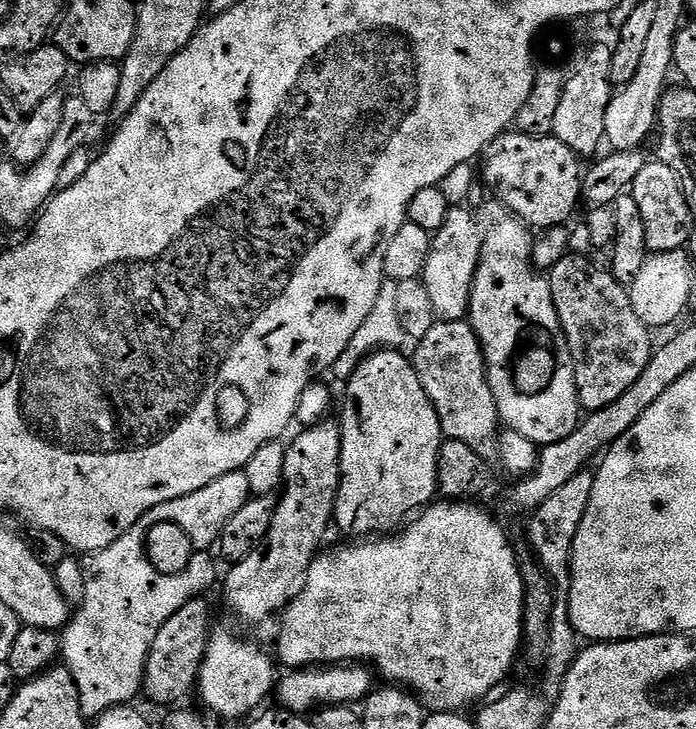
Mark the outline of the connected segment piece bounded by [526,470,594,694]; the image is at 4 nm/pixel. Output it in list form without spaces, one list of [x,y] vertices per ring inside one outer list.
[[[585,470],[574,474],[566,486],[554,490],[542,506],[538,506],[535,512],[531,513],[532,520],[526,525],[528,540],[532,543],[532,551],[536,559],[547,573],[547,577],[555,585],[557,591],[553,602],[552,630],[549,638],[549,648],[546,667],[543,669],[544,684],[552,691],[552,694],[559,693],[560,685],[564,682],[565,674],[571,670],[572,664],[578,655],[578,637],[572,629],[572,623],[568,617],[568,594],[567,589],[570,579],[570,565],[572,562],[572,543],[578,534],[578,526],[582,522],[582,514],[586,514],[586,506],[590,502],[590,490],[594,490],[594,475],[591,471]]]

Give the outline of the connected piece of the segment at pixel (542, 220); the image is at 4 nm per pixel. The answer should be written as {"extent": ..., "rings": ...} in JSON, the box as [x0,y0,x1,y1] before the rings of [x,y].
{"extent":[482,130,581,230],"rings":[[[509,130],[488,144],[482,153],[483,160],[483,183],[485,180],[496,191],[511,215],[519,216],[533,230],[567,225],[576,203],[581,203],[581,157],[553,135],[524,136]]]}

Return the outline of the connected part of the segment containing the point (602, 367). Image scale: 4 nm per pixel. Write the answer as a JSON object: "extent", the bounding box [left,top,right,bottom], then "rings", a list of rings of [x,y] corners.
{"extent":[550,255,654,413],"rings":[[[563,255],[550,269],[550,283],[554,310],[558,310],[558,318],[562,322],[570,354],[574,358],[574,382],[581,409],[590,413],[608,408],[610,402],[618,402],[618,398],[622,398],[622,394],[626,394],[626,390],[630,390],[630,386],[638,382],[642,370],[646,370],[654,351],[653,333],[644,325],[642,318],[638,318],[629,289],[617,281],[611,271],[604,269],[603,272],[584,256]]]}

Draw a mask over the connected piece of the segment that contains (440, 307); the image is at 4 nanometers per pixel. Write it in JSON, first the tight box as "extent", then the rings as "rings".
{"extent":[422,206,484,320],"rings":[[[468,206],[449,207],[442,230],[438,230],[432,237],[430,258],[426,258],[422,279],[430,294],[430,303],[434,305],[437,320],[462,320],[468,314],[472,283],[484,241],[482,224],[472,217],[470,209]]]}

